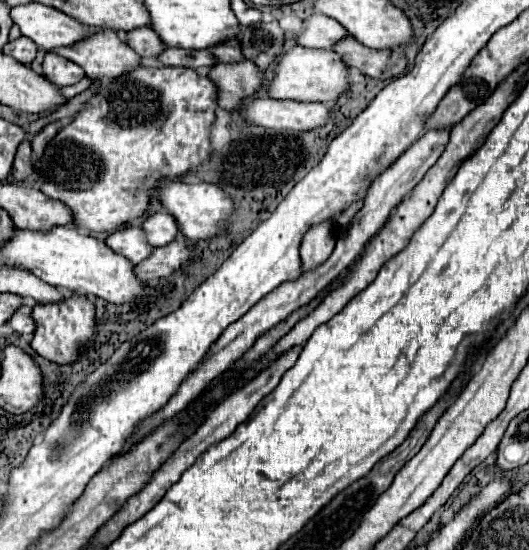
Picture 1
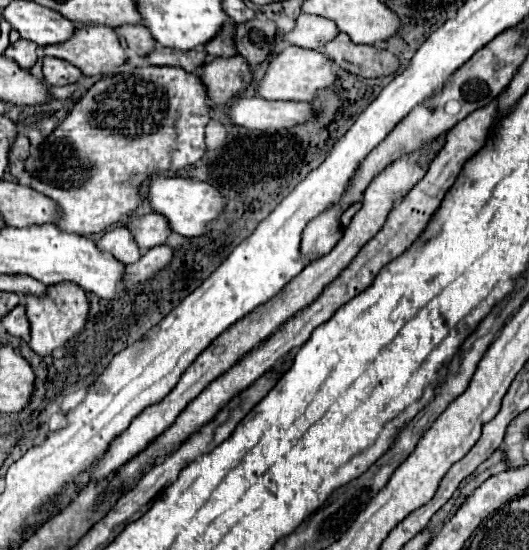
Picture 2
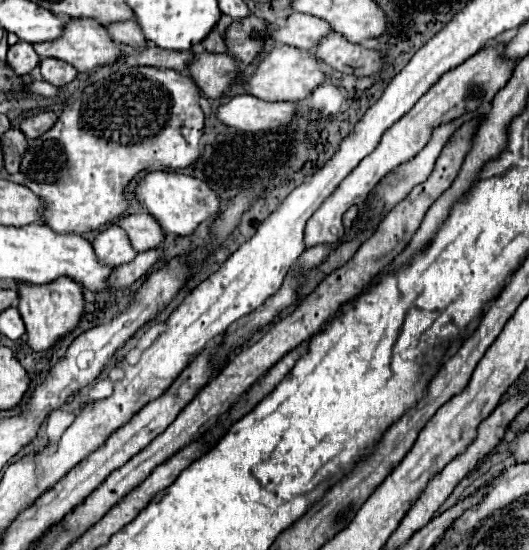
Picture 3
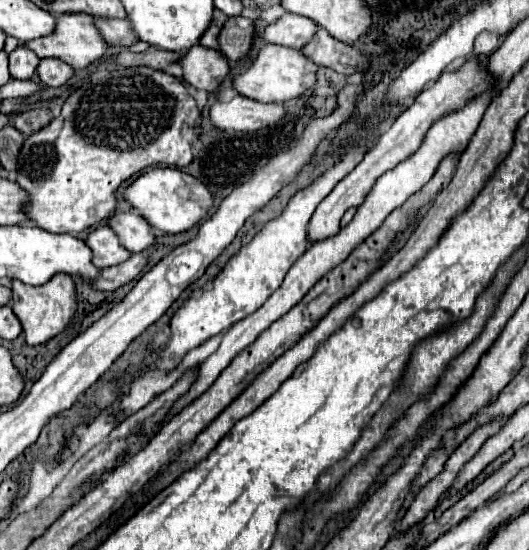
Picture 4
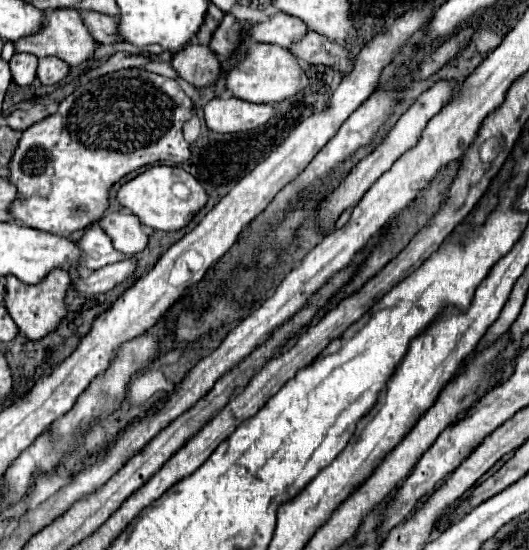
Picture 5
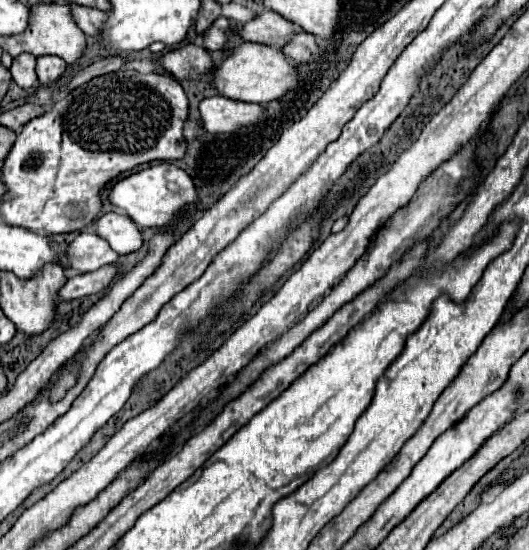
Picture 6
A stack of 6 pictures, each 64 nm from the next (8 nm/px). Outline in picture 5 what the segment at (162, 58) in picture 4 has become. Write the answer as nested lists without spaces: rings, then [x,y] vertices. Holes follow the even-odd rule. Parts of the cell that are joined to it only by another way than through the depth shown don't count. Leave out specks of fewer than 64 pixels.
[[[118,52],[114,54],[110,60],[106,60],[100,68],[96,70],[90,70],[86,74],[86,78],[92,78],[92,76],[100,76],[100,74],[106,74],[106,72],[114,72],[114,70],[120,70],[120,68],[130,68],[130,66],[142,66],[146,62],[150,62],[154,54],[138,54],[138,56],[132,56],[130,52]]]

